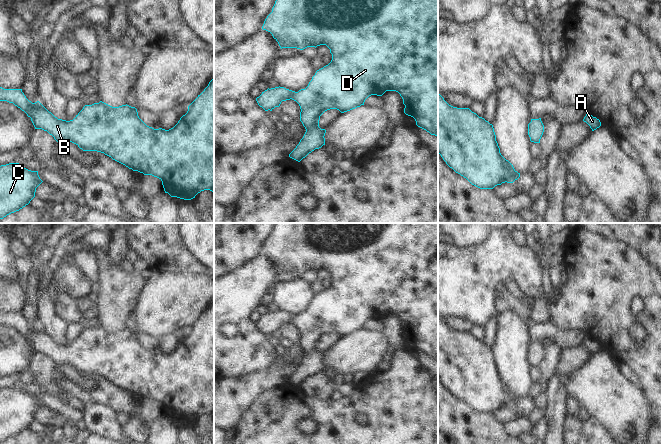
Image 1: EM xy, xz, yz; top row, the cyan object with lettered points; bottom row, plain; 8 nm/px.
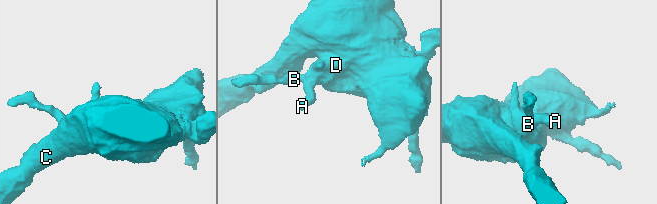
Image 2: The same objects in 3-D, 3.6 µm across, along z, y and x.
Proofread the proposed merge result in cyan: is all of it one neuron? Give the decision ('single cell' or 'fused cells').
single cell

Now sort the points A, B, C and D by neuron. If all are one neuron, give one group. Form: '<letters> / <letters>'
A B C D

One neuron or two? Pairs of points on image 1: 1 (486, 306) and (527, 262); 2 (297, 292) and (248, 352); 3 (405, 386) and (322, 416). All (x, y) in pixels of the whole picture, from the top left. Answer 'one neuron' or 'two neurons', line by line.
1: one neuron
2: two neurons
3: one neuron

